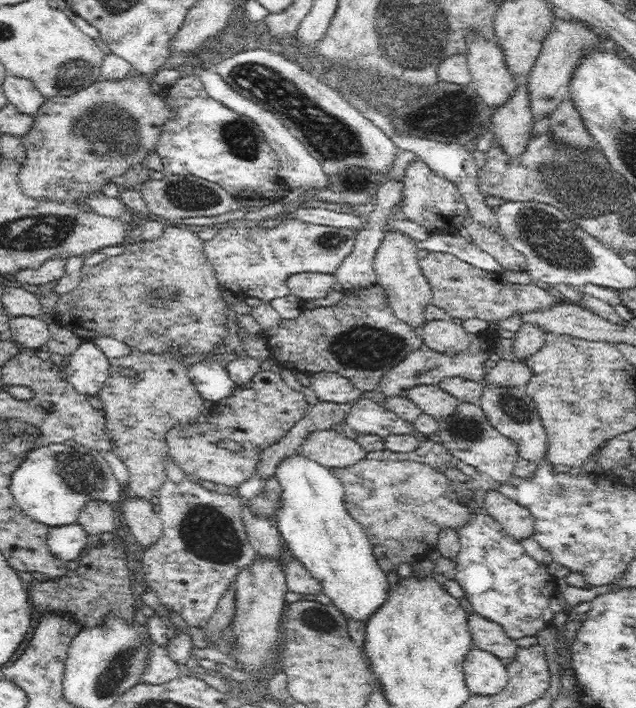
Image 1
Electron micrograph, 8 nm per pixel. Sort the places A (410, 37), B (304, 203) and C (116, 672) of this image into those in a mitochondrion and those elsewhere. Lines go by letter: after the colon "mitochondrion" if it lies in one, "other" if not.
A: mitochondrion
B: other
C: mitochondrion

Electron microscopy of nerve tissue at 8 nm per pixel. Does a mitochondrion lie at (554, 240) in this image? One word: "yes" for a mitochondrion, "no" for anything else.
yes

